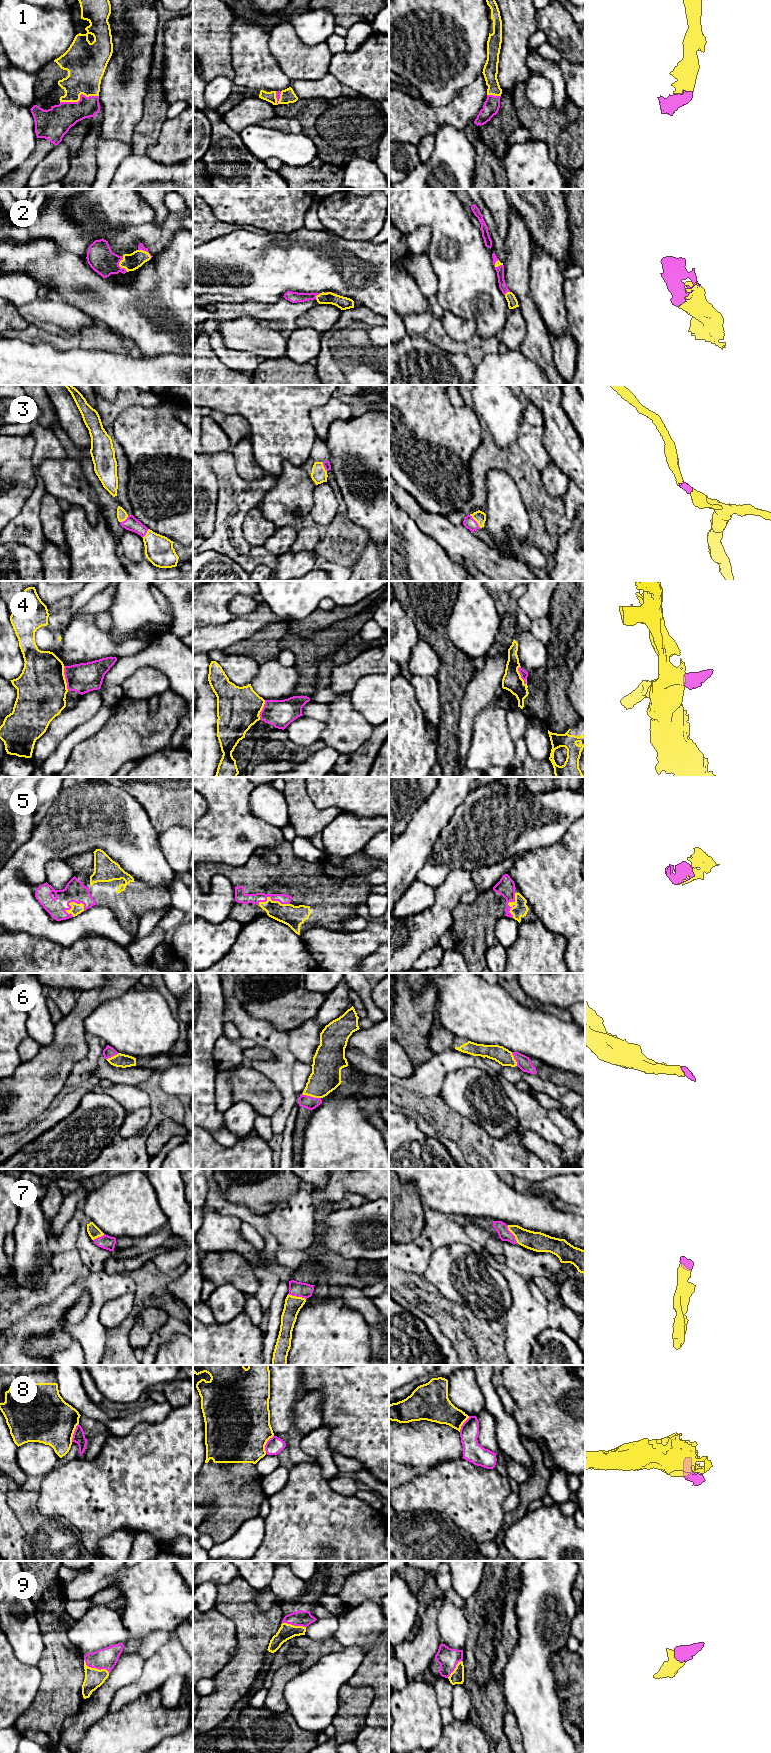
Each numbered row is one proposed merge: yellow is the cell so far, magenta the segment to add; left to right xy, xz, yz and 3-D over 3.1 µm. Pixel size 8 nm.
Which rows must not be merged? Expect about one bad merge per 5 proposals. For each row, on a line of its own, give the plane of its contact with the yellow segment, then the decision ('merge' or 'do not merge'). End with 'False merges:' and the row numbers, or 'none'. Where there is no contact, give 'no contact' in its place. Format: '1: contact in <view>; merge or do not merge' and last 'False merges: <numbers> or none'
1: contact in xy; merge
2: contact in xy; merge
3: contact in yz; merge
4: contact in xy; do not merge
5: contact in xy; merge
6: contact in xz; merge
7: contact in yz; merge
8: contact in xz; do not merge
9: contact in xy; merge
False merges: 4, 8

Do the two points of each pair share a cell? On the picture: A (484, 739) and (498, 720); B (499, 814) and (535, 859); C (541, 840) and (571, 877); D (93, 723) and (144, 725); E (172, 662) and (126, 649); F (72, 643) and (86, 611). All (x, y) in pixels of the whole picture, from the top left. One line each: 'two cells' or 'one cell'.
A: one cell
B: two cells
C: two cells
D: two cells
E: two cells
F: two cells

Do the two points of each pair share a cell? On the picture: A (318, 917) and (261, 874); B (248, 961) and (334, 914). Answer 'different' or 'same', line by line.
A: same
B: different

